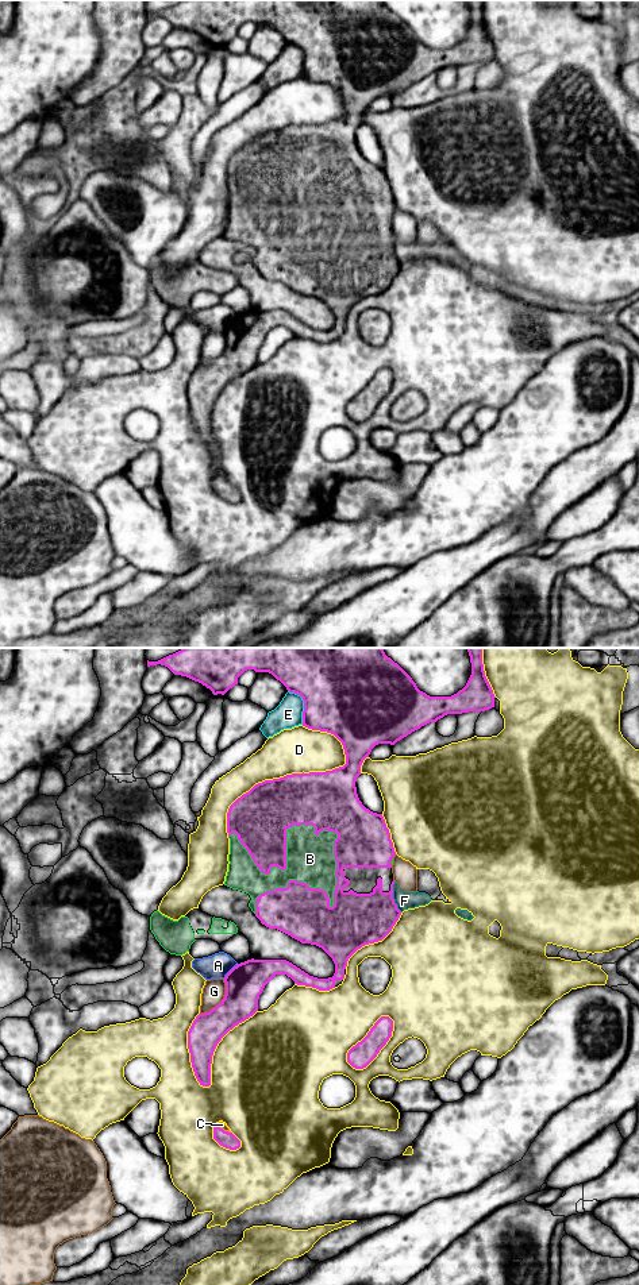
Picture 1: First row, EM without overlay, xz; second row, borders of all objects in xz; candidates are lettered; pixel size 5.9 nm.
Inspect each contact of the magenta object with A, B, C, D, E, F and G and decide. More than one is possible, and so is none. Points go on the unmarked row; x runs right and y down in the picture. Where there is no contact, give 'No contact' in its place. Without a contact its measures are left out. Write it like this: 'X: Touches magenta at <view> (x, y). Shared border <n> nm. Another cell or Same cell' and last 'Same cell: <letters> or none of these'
A: Touches magenta at xz (230, 323). Shared border 130 nm. Another cell
B: Touches magenta at xz (296, 177). Shared border 750 nm. Same cell
C: Touches magenta at xz (222, 481). Shared border 110 nm. Same cell
D: Touches magenta at xz (284, 128). Shared border 900 nm. Another cell
E: Touches magenta at xz (304, 57). Shared border 220 nm. Another cell
F: Touches magenta at xz (392, 249). Shared border 190 nm. Another cell
G: Touches magenta at xz (222, 352). Shared border 260 nm. Another cell
Same cell: B, C

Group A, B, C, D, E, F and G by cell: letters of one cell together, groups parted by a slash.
A / B C / D / E / F / G

